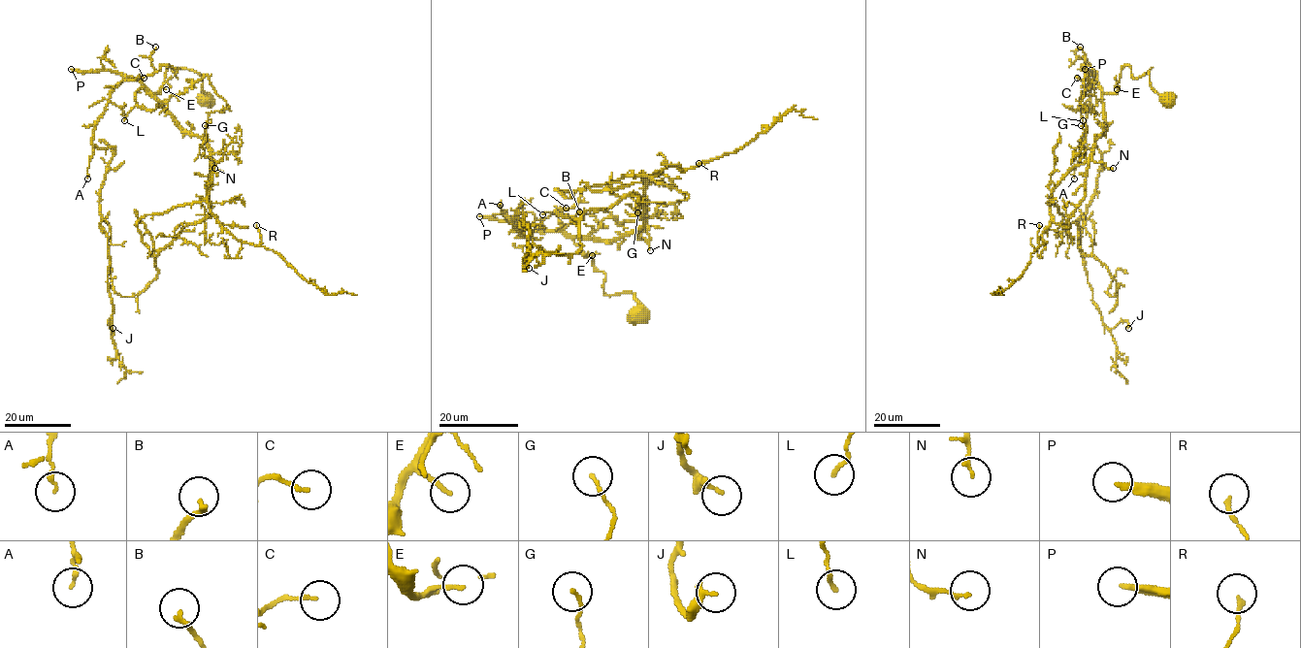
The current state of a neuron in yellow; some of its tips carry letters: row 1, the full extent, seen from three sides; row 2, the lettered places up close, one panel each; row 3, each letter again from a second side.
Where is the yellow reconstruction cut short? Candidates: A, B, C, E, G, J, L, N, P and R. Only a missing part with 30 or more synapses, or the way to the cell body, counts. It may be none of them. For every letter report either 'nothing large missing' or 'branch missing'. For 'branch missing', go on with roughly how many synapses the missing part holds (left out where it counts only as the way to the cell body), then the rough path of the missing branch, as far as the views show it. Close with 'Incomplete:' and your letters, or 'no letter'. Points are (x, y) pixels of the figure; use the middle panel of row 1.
A: nothing large missing
B: nothing large missing
C: nothing large missing
E: nothing large missing
G: nothing large missing
J: nothing large missing
L: nothing large missing
N: nothing large missing
P: branch missing; about 550 synapses
R: nothing large missing
Incomplete: P

